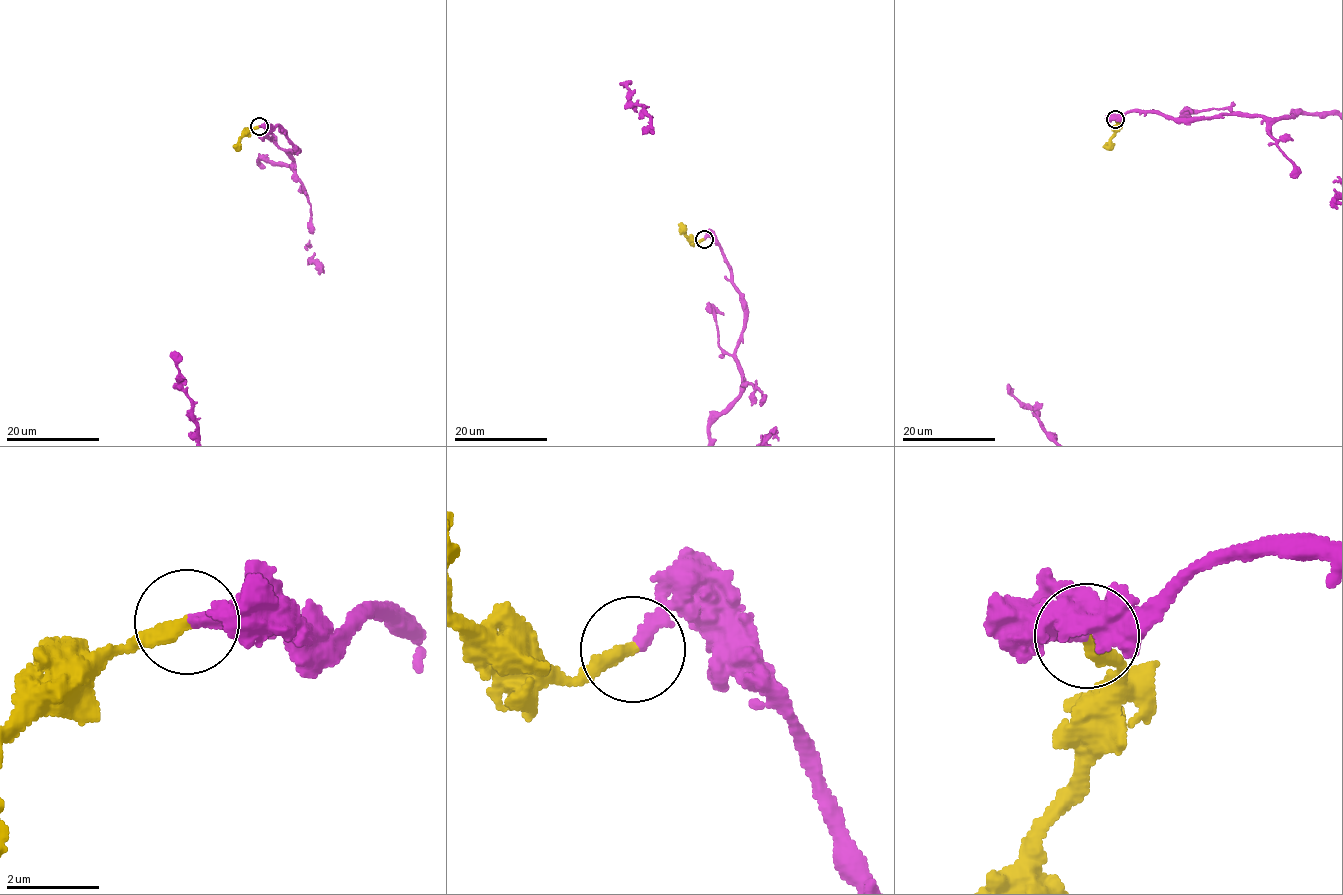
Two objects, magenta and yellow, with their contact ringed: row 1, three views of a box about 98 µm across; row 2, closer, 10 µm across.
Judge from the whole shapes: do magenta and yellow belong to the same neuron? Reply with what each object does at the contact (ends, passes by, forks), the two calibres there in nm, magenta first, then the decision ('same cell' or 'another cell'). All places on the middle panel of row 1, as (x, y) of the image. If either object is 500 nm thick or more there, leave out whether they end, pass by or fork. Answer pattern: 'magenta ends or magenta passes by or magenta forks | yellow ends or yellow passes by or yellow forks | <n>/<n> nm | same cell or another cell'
magenta ends | yellow ends | 240/320 nm | same cell

